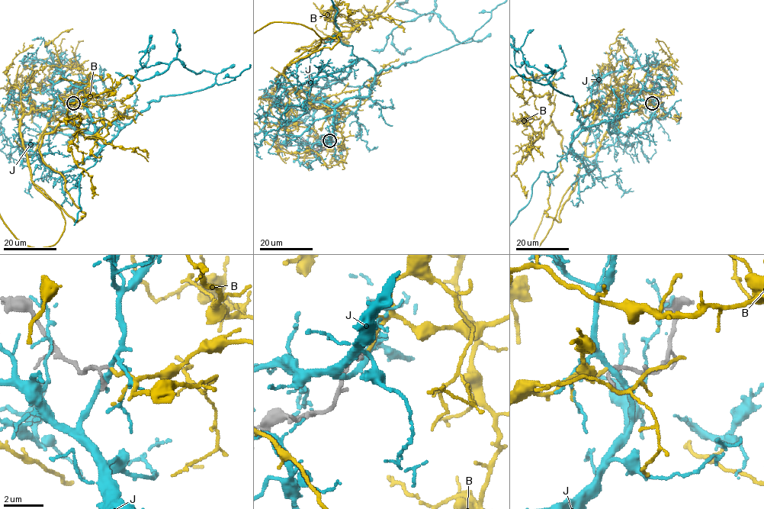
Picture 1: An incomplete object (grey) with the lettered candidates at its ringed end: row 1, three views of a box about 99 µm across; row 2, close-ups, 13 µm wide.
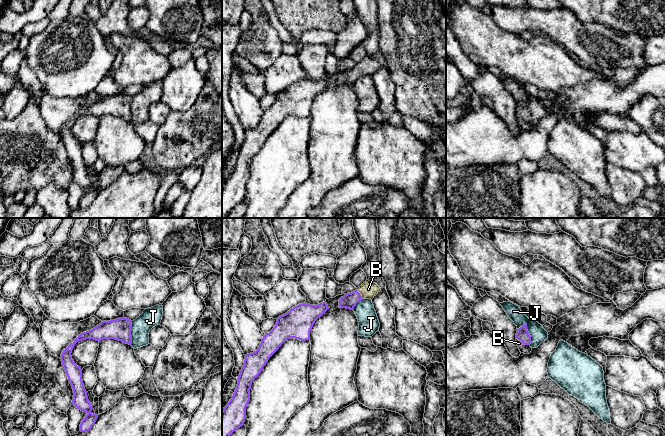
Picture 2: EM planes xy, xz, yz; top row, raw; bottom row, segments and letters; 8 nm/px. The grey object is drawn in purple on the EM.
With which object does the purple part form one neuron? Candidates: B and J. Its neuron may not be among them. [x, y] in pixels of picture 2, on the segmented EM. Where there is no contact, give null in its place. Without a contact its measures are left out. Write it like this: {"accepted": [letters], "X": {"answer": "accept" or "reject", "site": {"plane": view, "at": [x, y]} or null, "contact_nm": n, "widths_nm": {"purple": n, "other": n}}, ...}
{"accepted": ["B"], "B": {"answer": "accept", "site": {"plane": "xz", "at": [359, 294]}, "contact_nm": 100, "widths_nm": {"purple": 120, "other": 140}}, "J": {"answer": "reject", "site": {"plane": "yz", "at": [529, 334]}, "contact_nm": 180, "widths_nm": {"purple": 100, "other": 130}}}

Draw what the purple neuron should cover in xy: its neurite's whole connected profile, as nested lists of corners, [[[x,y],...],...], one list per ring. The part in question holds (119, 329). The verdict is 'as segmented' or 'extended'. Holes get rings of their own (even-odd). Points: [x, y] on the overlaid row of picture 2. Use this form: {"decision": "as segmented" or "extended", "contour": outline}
{"decision": "as segmented", "contour": [[[124,317],[110,321],[102,321],[93,329],[81,333],[61,354],[62,365],[74,393],[72,403],[79,410],[87,413],[80,424],[81,432],[88,432],[95,424],[98,415],[91,413],[93,408],[88,400],[87,392],[83,384],[82,370],[72,359],[72,350],[77,342],[86,339],[94,339],[99,342],[103,339],[115,339],[131,345],[131,327],[132,321]]]}

